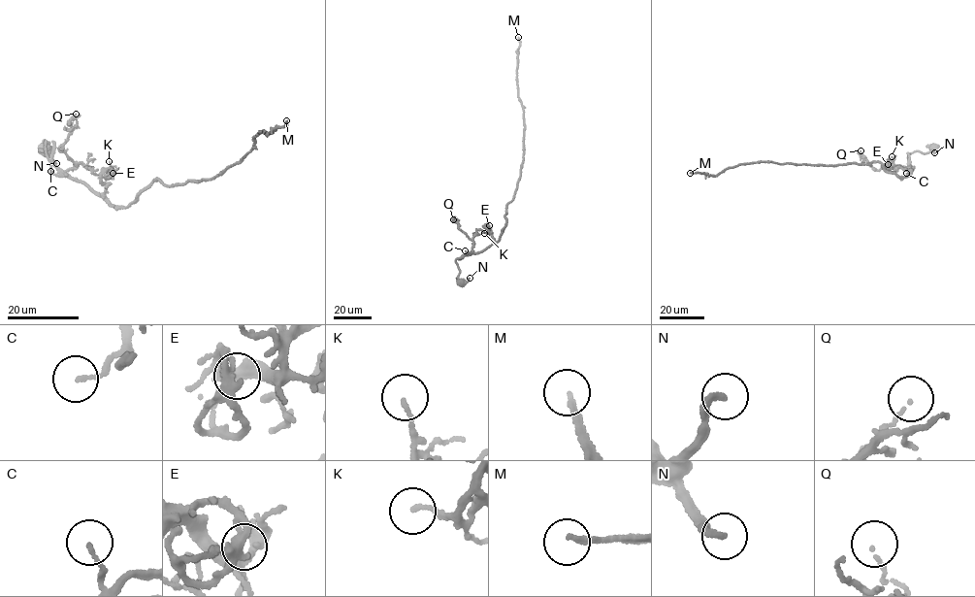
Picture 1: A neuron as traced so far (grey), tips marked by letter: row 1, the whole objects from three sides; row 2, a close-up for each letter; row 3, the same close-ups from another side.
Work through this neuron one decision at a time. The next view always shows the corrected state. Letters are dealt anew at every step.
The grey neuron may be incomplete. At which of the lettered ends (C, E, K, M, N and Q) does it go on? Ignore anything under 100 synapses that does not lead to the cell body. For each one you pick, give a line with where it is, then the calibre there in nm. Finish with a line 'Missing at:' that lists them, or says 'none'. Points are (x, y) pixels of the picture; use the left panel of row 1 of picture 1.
M: place (286, 120); calibre 190 nm
Missing at: M

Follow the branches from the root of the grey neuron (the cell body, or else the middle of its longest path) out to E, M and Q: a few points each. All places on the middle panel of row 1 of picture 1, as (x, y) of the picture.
E: (460, 282), (455, 259), (479, 252), (494, 243), (484, 225), (489, 225)
M: (460, 282), (455, 259), (499, 240), (520, 177), (525, 124), (516, 77), (518, 37)
Q: (460, 282), (455, 259), (471, 252), (473, 242), (453, 219)

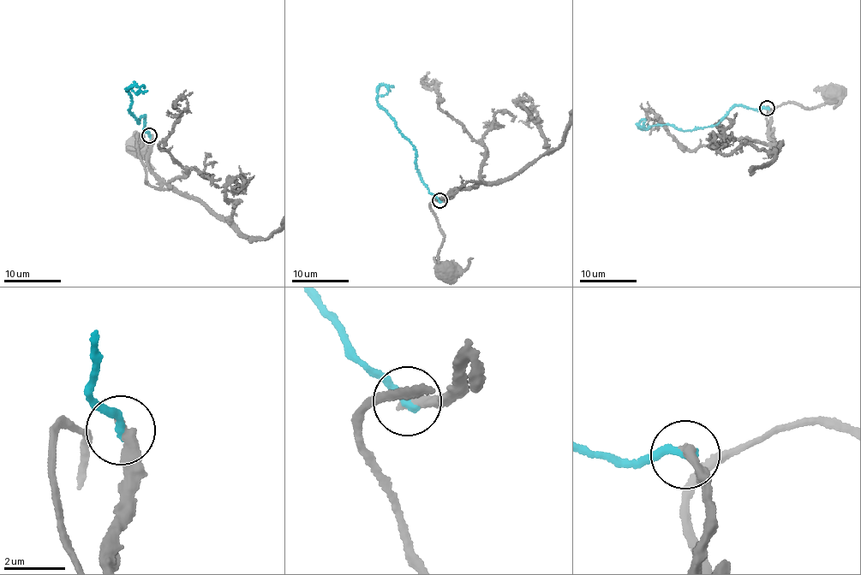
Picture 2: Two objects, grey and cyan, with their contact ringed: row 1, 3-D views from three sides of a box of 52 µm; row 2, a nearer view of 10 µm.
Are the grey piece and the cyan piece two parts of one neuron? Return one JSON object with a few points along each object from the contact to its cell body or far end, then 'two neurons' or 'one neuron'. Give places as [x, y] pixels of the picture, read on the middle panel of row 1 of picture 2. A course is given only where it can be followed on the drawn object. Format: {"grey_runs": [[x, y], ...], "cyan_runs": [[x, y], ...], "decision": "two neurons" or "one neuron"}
{"grey_runs": [[439, 200], [445, 200], [457, 190], [429, 203], [444, 241], [439, 257], [445, 271]], "cyan_runs": [[439, 200], [420, 175], [415, 151], [378, 102], [377, 88], [385, 84], [388, 91], [381, 95]], "decision": "two neurons"}

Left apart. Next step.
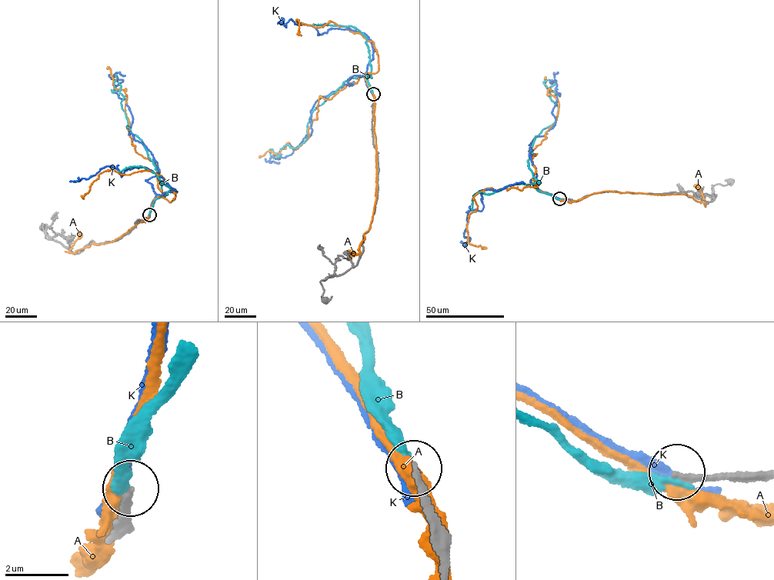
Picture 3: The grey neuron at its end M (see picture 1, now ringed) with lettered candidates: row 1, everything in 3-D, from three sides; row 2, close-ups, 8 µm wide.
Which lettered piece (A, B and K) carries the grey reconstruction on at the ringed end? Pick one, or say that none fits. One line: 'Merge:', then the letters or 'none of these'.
Merge: none of these

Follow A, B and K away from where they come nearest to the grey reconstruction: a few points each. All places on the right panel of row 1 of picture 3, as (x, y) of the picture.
A: (560, 199), (536, 188), (537, 154), (529, 151), (545, 138), (558, 111), (545, 77)
B: (560, 198), (538, 191), (528, 161), (534, 139), (557, 116), (548, 96), (555, 82), (543, 82), (556, 93)
K: (560, 199), (530, 181), (537, 175), (528, 155), (534, 138), (555, 123), (560, 95), (549, 81), (557, 72)

